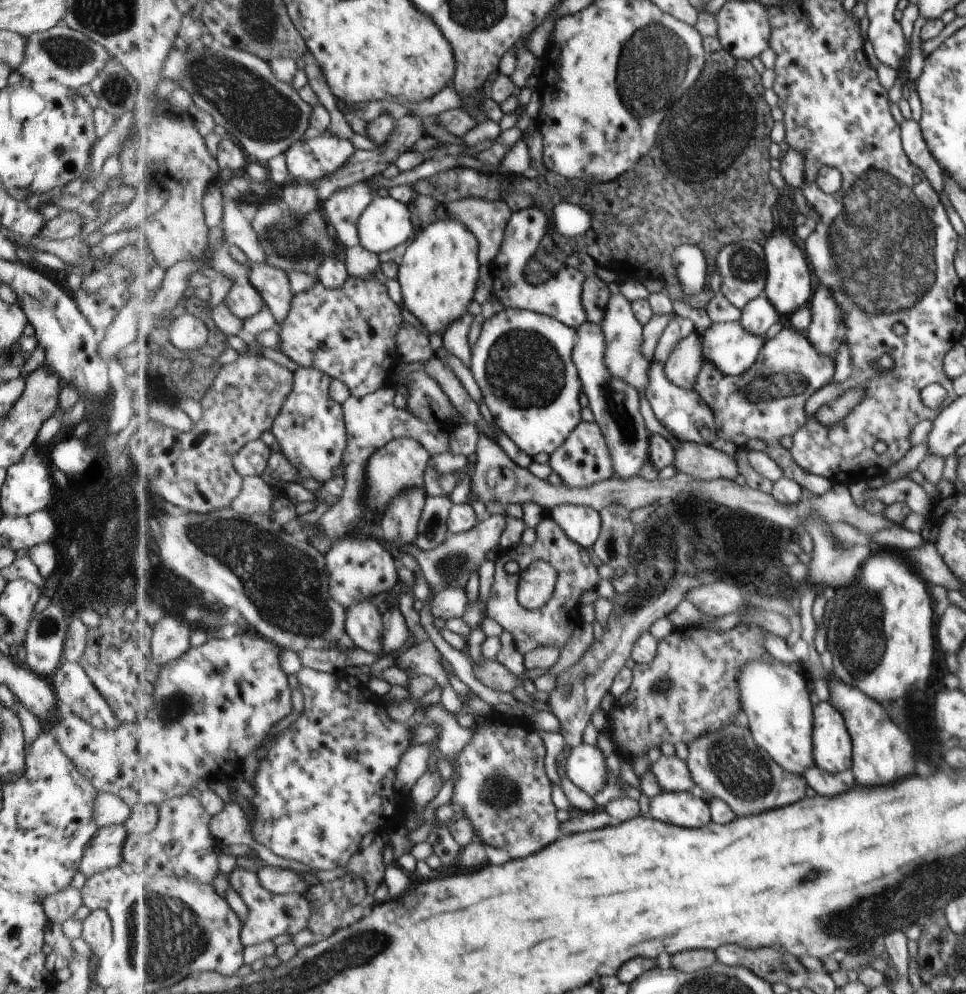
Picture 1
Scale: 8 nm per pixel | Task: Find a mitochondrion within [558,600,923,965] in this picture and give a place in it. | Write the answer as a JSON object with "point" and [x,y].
{"point":[743,771]}

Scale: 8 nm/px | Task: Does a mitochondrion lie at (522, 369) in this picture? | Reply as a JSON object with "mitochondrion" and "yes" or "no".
{"mitochondrion":"yes"}

